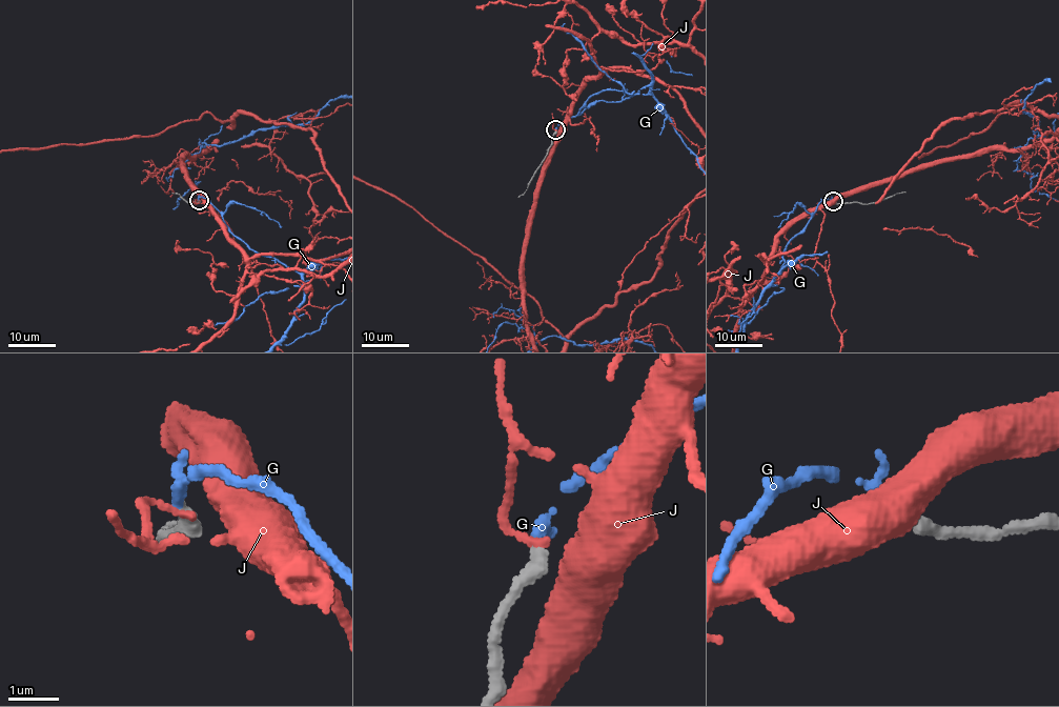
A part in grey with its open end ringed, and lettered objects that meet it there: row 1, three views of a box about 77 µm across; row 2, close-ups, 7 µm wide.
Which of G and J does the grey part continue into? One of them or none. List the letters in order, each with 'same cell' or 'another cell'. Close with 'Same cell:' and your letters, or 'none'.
G: same cell
J: another cell
Same cell: G

